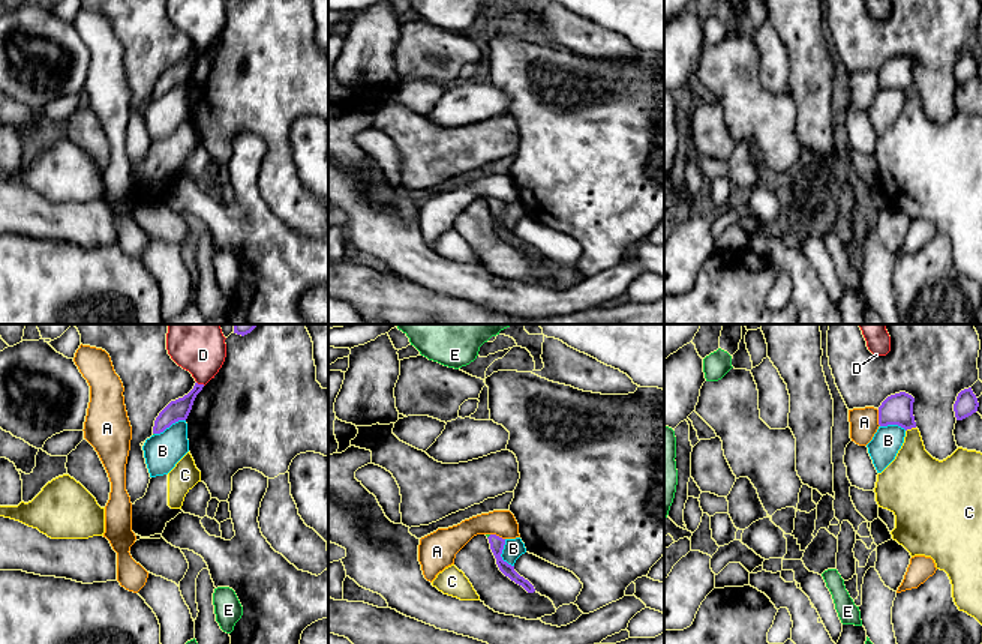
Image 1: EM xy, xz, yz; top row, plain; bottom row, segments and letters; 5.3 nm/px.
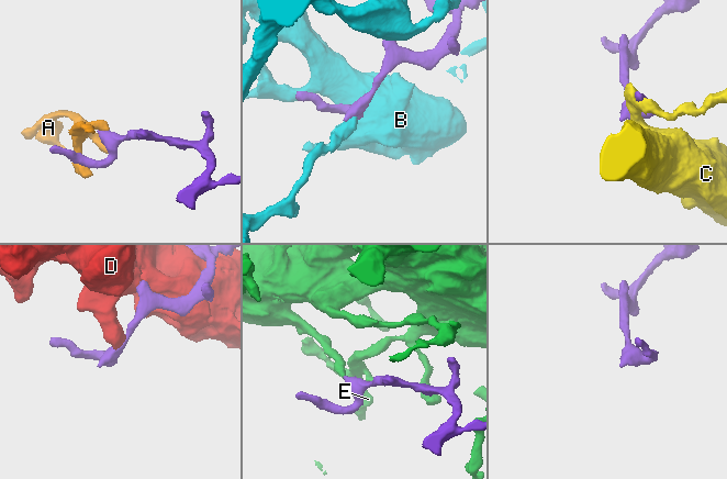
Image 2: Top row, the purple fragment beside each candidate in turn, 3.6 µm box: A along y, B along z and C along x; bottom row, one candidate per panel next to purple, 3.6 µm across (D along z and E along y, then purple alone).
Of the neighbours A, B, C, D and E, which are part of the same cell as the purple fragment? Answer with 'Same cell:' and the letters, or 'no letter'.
Same cell: E

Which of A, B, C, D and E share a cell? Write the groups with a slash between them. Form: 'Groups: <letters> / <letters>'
Groups: A / B / C / D / E

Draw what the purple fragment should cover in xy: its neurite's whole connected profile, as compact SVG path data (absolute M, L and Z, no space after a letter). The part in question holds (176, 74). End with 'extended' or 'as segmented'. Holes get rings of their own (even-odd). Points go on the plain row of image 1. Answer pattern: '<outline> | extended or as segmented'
M195 47L193 53L187 59L175 65L171 65L156 81L153 98L160 98L172 87L178 84L186 84L192 74L193 65L196 59L202 54L202 51L204 48Z | as segmented

